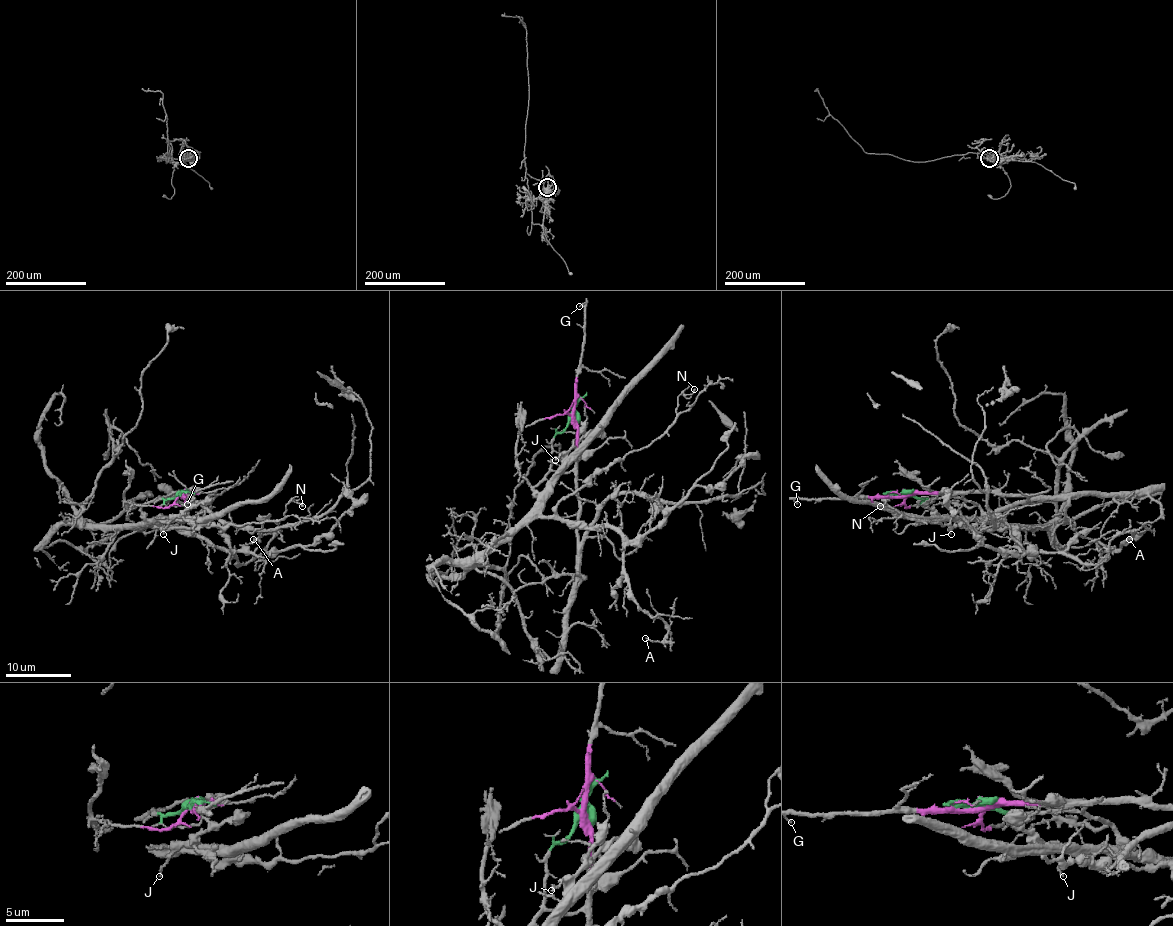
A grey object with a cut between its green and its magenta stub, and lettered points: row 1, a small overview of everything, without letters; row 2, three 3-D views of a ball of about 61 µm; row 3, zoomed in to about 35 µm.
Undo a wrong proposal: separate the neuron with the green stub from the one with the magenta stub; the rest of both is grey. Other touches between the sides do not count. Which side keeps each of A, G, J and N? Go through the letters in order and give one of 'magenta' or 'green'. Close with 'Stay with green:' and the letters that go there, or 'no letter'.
A: green
G: magenta
J: green
N: green
Stay with green: A, J, N

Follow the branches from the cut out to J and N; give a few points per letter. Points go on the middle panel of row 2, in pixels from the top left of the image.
J: (574, 412), (570, 422), (554, 436), (551, 471), (533, 489), (541, 492), (556, 472), (561, 454), (554, 459)
N: (574, 412), (554, 436), (551, 471), (533, 489), (546, 516), (647, 448), (673, 422), (677, 399), (695, 389)

